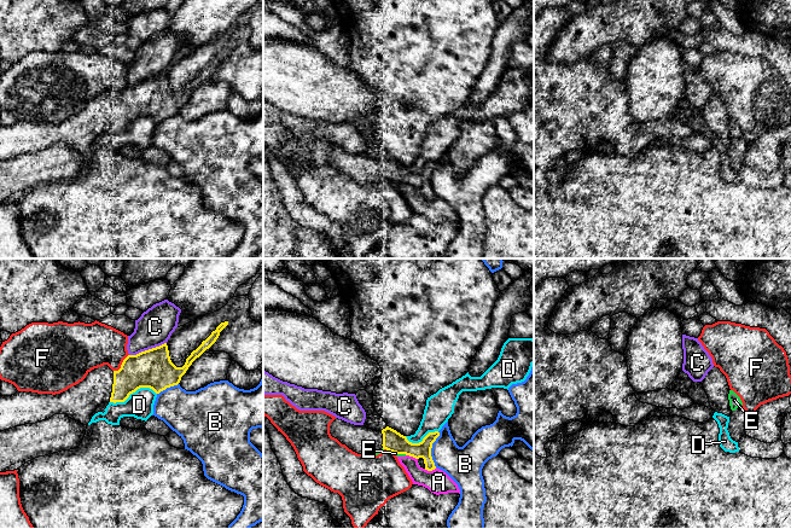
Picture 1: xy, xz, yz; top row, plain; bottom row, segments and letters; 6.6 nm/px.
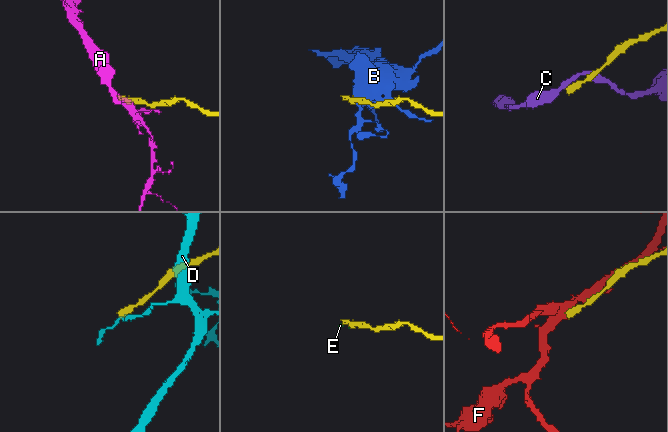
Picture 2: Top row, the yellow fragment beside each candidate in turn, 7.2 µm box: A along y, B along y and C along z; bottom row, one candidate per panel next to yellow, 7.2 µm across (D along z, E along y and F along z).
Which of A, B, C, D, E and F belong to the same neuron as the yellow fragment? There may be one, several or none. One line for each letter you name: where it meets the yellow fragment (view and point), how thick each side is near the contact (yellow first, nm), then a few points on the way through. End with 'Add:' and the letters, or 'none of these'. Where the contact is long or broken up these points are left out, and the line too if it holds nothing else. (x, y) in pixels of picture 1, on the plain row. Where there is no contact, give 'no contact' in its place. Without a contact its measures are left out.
Add: none of these

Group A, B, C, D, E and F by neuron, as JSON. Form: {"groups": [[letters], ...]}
{"groups": [["A", "E"], ["B"], ["C"], ["D"], ["F"]]}

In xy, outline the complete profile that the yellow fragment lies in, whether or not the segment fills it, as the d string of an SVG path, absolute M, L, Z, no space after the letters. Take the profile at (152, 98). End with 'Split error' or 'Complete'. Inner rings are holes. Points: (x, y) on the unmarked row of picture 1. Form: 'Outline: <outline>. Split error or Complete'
Outline: M228 51L221 52L216 59L191 82L182 97L176 97L171 92L168 75L164 72L136 85L128 85L118 100L112 100L107 94L94 98L88 101L82 111L60 123L17 121L12 126L0 126L0 161L25 153L35 153L54 144L66 144L69 147L83 155L88 155L92 146L98 141L103 141L110 132L124 132L130 123L140 117L150 117L156 123L159 123L167 117L178 115L192 92L216 71L220 62L227 54Z. Split error

